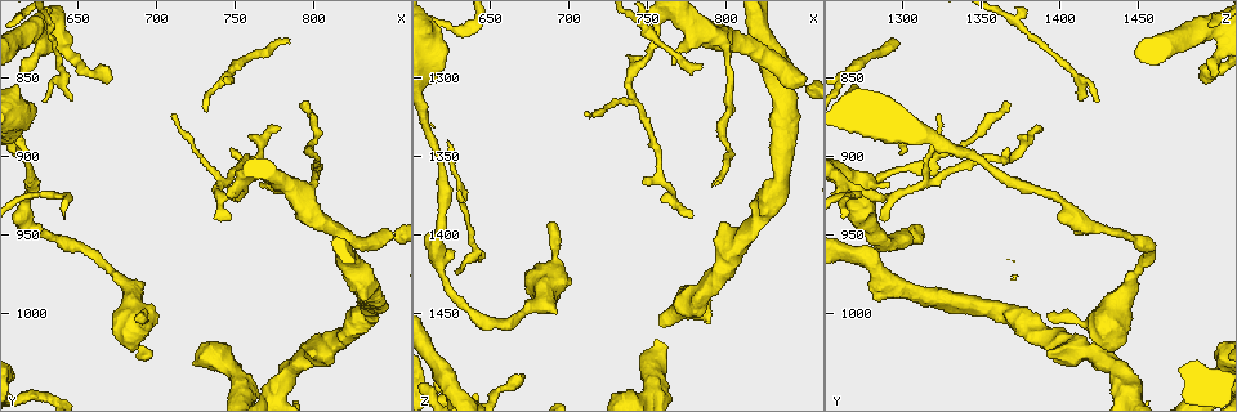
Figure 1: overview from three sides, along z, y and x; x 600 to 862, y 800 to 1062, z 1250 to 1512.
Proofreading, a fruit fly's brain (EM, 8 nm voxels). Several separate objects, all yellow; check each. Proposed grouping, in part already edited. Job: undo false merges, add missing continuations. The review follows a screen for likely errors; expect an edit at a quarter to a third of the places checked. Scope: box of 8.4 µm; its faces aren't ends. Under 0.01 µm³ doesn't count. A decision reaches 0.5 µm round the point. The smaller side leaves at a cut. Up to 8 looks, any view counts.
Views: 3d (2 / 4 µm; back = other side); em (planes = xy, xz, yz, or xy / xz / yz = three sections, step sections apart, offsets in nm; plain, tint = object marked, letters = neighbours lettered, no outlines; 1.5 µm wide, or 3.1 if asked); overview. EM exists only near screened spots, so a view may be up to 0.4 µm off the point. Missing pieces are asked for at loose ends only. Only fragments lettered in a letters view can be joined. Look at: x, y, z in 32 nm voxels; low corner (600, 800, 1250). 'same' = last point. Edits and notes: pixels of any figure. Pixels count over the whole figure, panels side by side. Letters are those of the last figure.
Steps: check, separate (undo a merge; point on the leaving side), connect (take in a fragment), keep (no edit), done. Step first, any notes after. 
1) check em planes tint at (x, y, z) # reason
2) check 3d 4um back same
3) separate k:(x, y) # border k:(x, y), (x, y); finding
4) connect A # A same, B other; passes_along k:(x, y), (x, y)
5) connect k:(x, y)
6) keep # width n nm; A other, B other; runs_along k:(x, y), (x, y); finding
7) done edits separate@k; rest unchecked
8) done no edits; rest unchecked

check em planes plain at (690, 1006, 1418) # thick turns thin

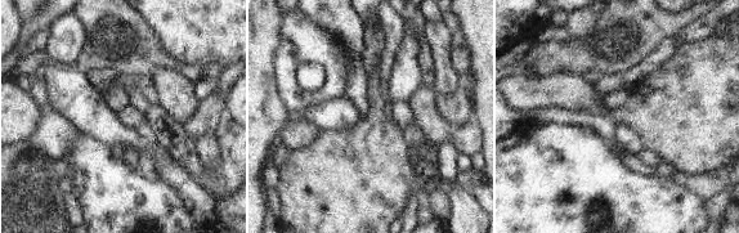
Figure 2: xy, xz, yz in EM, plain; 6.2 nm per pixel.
check em planes letters same # see the neighbours

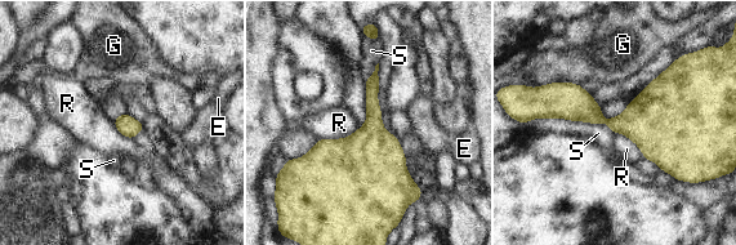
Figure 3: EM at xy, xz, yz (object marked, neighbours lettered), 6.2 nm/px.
keep # E other, G other, R other, S other; border 3:(360, 128), (342, 138), (317, 139); all the same neuron

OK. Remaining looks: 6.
check em xy step 8 tint at (620, 946, 1426) # thick turns thin

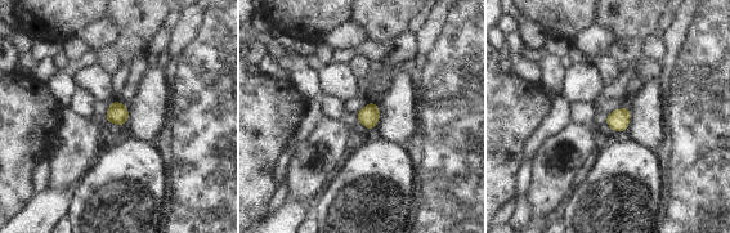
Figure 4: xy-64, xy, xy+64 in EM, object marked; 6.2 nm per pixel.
check em xy step 8 letters same # what lies round it

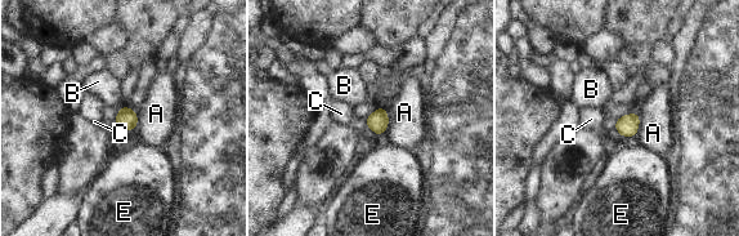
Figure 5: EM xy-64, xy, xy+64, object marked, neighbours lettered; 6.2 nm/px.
keep # A other, B other, C other, E other; border 5:(635, 112), (639, 118), (636, 137); all the same neuron

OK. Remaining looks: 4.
check em planes letters at (792, 924, 1272) # looks like a crossing

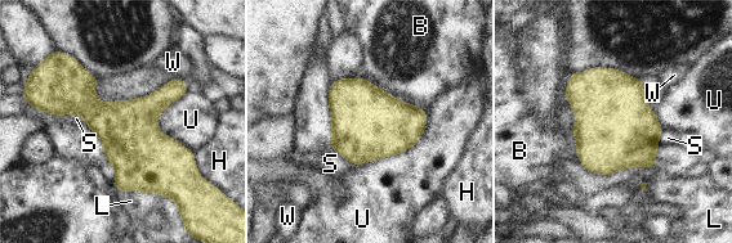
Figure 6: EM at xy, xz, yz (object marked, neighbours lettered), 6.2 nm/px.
keep # B other, H other, L other, S other, U other, W other; continuous, no second neuron

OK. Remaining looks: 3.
done no edits; rest unchecked

